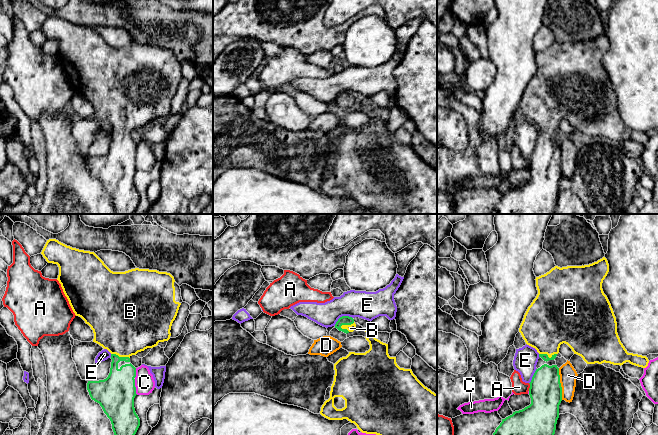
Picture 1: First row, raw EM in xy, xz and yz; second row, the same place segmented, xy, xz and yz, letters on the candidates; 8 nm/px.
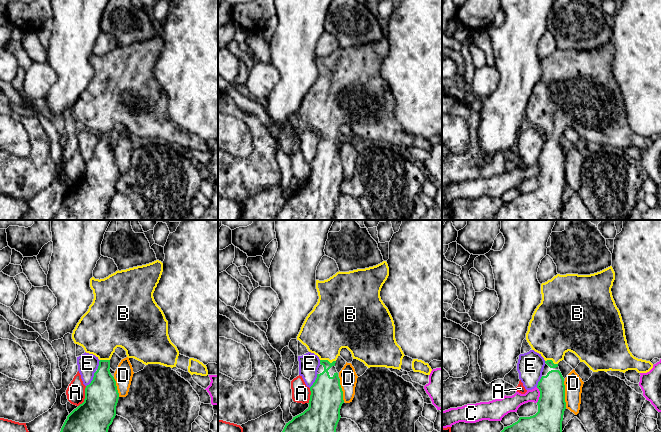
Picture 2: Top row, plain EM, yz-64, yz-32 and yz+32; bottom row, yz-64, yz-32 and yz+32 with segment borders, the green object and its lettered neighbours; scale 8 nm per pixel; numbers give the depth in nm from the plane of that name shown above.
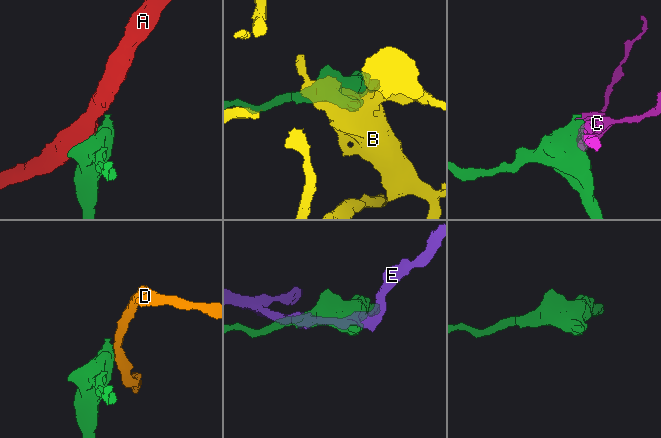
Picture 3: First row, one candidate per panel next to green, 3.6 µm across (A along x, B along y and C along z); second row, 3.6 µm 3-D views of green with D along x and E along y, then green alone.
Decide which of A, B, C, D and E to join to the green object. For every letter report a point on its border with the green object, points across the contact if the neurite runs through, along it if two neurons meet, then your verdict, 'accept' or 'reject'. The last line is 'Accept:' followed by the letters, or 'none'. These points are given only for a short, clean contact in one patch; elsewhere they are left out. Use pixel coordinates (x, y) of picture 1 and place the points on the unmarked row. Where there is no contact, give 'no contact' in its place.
A: contact yz (530, 163); reject
B: contact xz (347, 100); way xz (344, 96), (347, 100), (350, 104); accept
C: contact xy (135, 163); border xy (134, 155), (137, 170); reject
D: contact yz (560, 160); border yz (558, 144), (562, 175); reject
E: contact xz (342, 92); reject
Accept: B

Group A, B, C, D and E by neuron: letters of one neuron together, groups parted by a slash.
A / B / C / D / E

